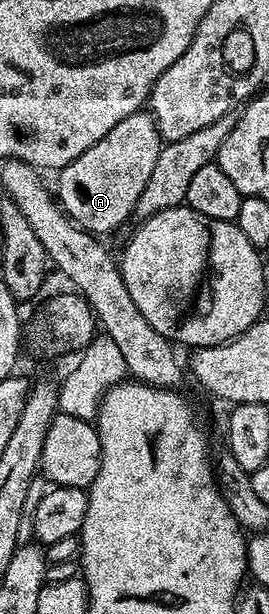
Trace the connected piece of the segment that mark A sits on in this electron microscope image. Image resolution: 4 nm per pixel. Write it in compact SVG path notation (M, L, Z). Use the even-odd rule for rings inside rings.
M139 110L128 114L124 122L116 122L116 126L112 126L112 130L108 130L108 134L104 134L104 138L96 142L96 146L84 150L80 158L76 158L57 173L56 199L63 213L82 231L99 238L105 237L105 232L116 231L126 219L135 215L134 207L140 199L140 194L144 194L144 186L148 186L148 178L152 178L152 169L156 167L156 158L160 158L163 143L154 117L149 111Z

